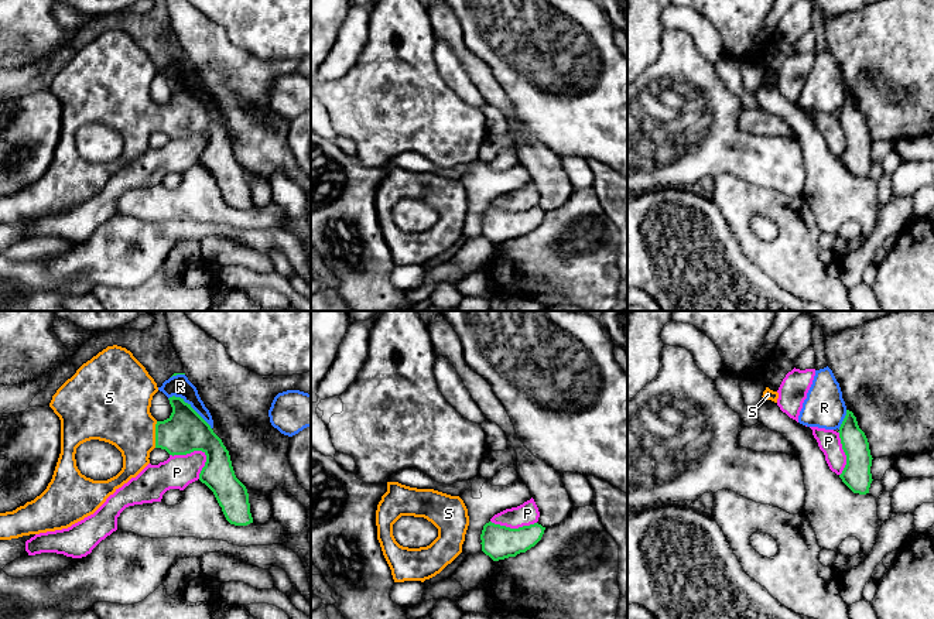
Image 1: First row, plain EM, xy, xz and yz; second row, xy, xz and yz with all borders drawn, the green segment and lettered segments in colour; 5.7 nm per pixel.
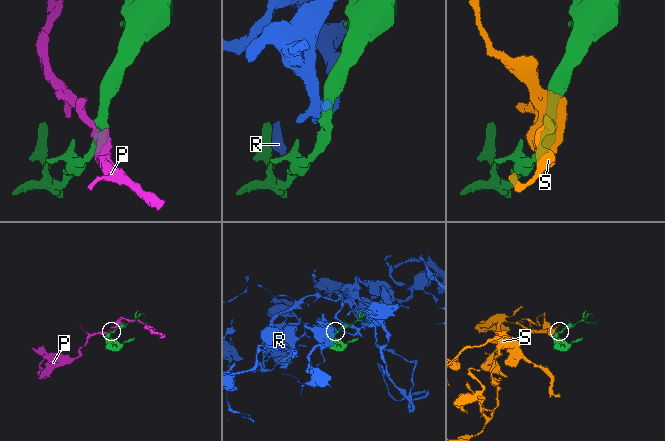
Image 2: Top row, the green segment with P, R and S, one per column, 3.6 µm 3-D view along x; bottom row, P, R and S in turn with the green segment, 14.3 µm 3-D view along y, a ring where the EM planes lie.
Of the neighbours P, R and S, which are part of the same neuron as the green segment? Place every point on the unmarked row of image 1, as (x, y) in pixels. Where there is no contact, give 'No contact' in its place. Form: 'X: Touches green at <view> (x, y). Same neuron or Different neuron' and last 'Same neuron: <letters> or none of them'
P: Touches green at xy (199, 133). Different neuron
R: Touches green at xy (191, 91). Different neuron
S: Touches green at xy (156, 118). Same neuron
Same neuron: S

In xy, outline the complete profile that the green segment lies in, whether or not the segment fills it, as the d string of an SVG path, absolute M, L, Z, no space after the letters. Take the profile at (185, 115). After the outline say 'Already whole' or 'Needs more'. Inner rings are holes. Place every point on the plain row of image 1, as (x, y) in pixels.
M107 30L83 47L52 79L49 90L61 103L61 137L47 172L34 184L13 195L0 196L0 223L11 223L68 212L93 198L119 171L136 161L148 147L154 131L170 138L187 138L202 134L206 138L199 164L215 178L226 204L235 209L253 206L249 177L236 161L229 134L211 109L181 81L170 81L171 99L157 105L151 96L157 66L146 51L126 31ZM90 123L114 129L123 140L122 154L107 164L93 164L76 150L76 131Z. Needs more

